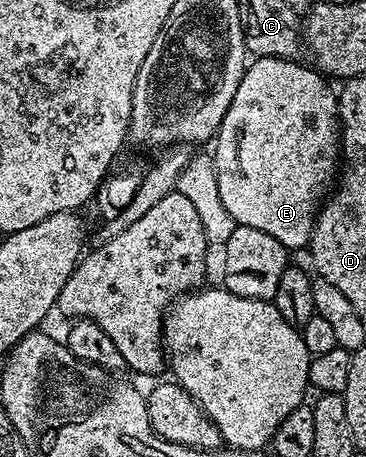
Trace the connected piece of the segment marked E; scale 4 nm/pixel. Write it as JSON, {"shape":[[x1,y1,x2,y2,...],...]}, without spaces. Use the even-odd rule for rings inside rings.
{"shape":[[256,57,244,68,242,81,238,81,238,89,234,92,234,101,226,109,222,117,220,130,214,136,216,143,216,164,214,170,218,177,218,194,222,197,222,205,226,205,226,213,241,227,262,229,262,233,270,233,274,241,289,249,309,246,312,237,312,225,316,221,317,212,325,202,330,188,338,175,338,164,342,159,340,145,340,105,335,90,328,88,329,80,315,66,303,67,296,59,279,59,278,57]]}

